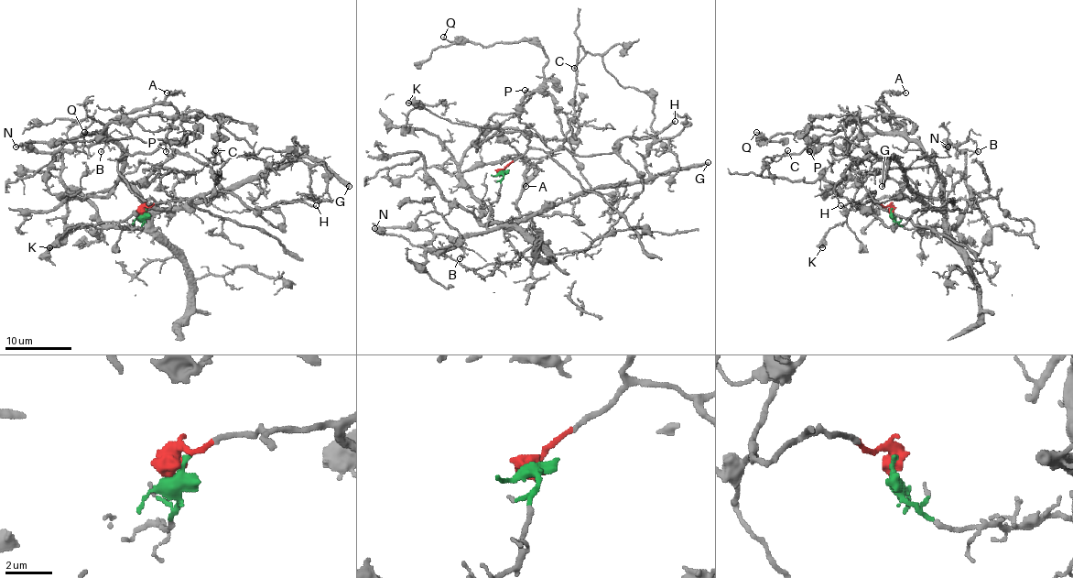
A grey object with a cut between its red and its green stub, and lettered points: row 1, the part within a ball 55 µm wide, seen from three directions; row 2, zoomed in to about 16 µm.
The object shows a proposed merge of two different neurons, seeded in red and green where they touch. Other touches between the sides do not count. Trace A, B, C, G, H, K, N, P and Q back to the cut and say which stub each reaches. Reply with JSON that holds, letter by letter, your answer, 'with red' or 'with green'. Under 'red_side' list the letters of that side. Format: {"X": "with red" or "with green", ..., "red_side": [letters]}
{"A": "with green", "B": "with green", "C": "with red", "G": "with green", "H": "with red", "K": "with red", "N": "with green", "P": "with red", "Q": "with red", "red_side": ["C", "H", "K", "P", "Q"]}

